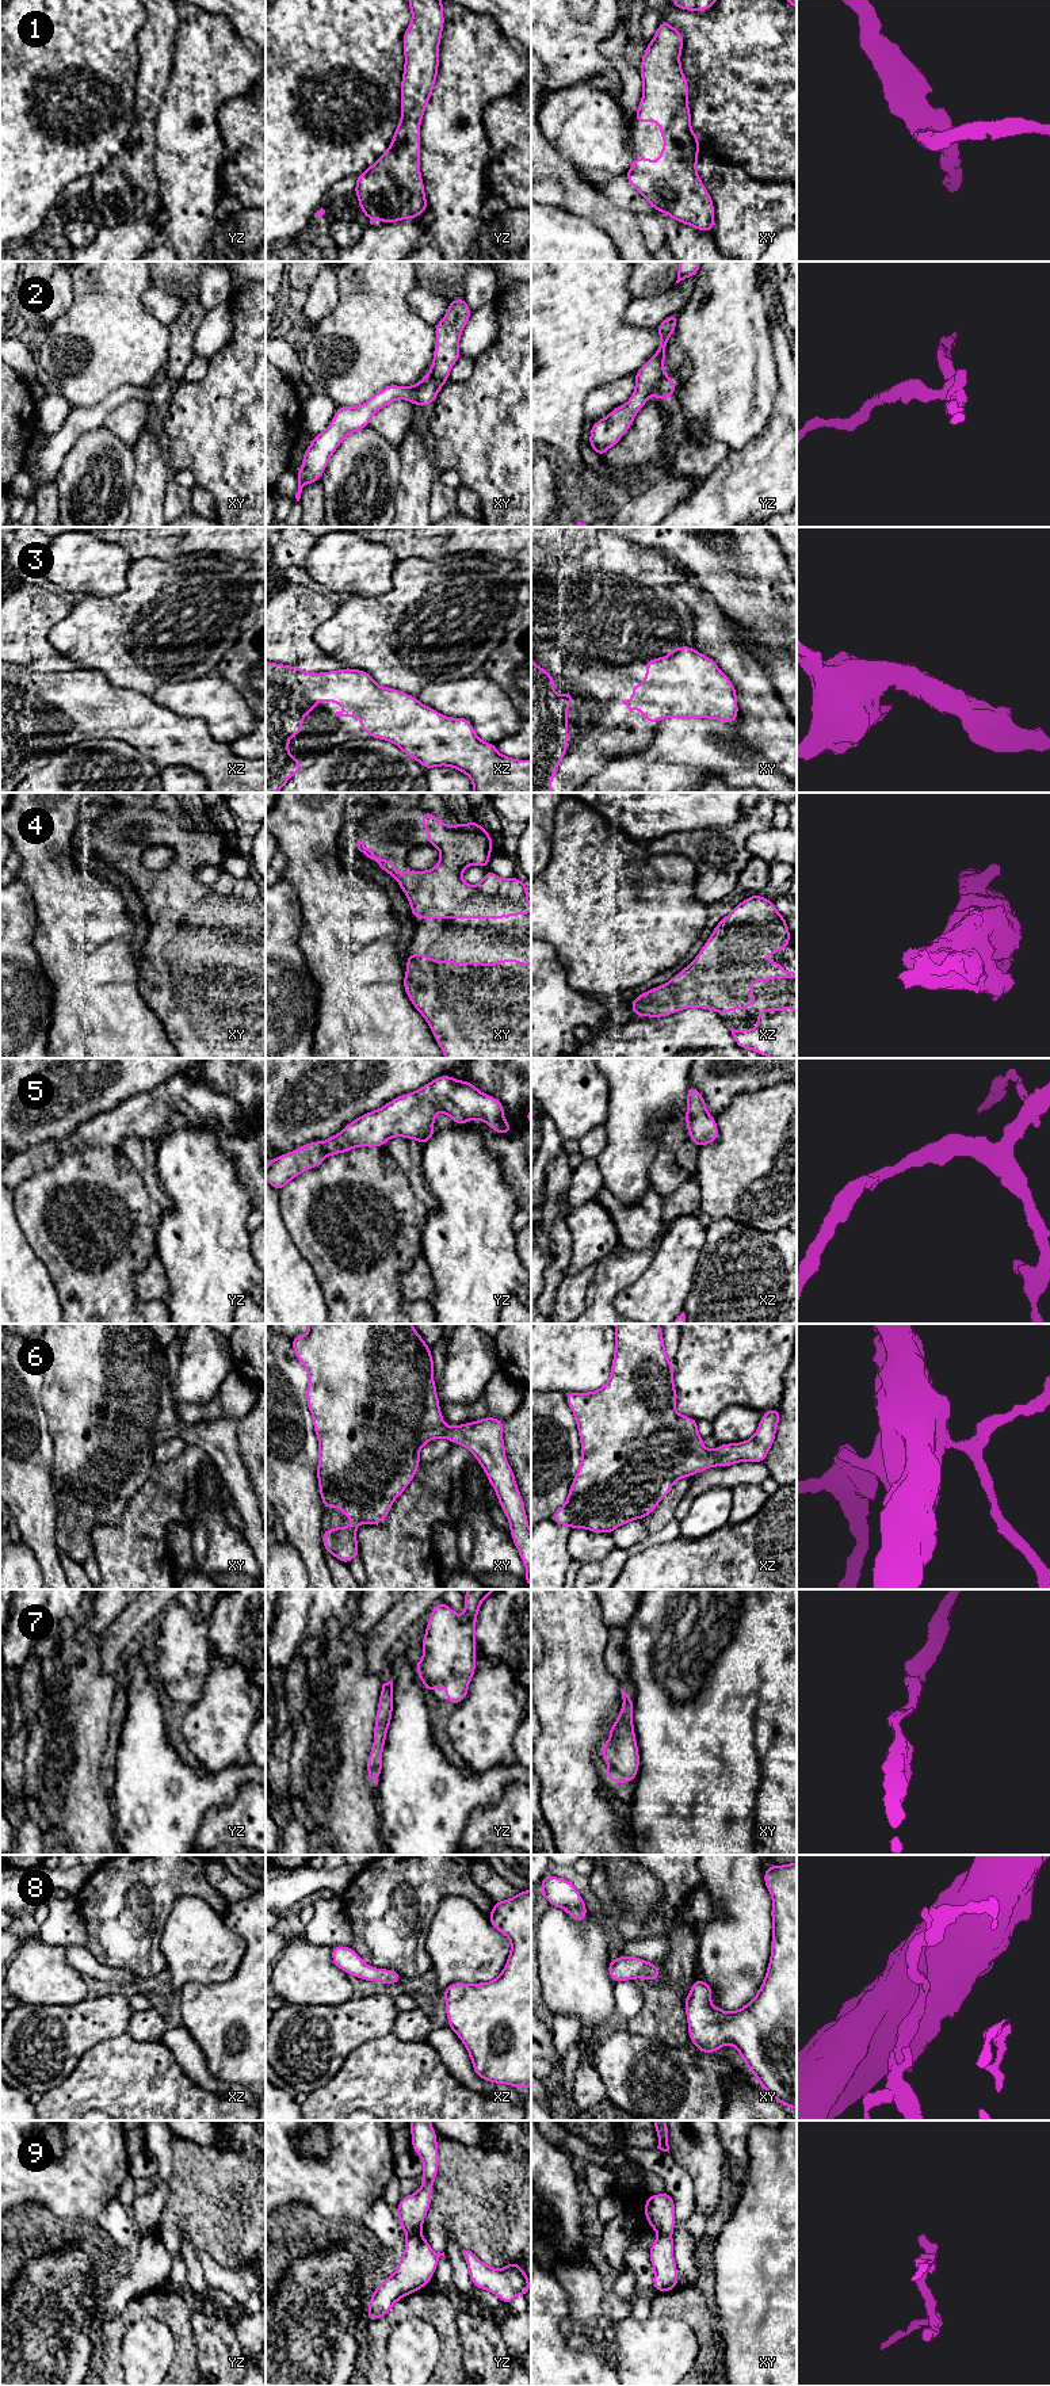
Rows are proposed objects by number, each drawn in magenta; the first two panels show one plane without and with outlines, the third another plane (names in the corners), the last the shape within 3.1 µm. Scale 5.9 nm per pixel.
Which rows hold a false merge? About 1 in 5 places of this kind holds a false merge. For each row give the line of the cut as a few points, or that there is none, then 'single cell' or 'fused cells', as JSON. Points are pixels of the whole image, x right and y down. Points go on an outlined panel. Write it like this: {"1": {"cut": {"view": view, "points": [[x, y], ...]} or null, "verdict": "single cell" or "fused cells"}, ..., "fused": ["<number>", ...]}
{"1": {"cut": null, "verdict": "single cell"}, "2": {"cut": {"view": "yz", "points": [[664, 374], [652, 392]]}, "verdict": "fused cells"}, "3": {"cut": null, "verdict": "single cell"}, "4": {"cut": null, "verdict": "single cell"}, "5": {"cut": null, "verdict": "single cell"}, "6": {"cut": null, "verdict": "single cell"}, "7": {"cut": null, "verdict": "single cell"}, "8": {"cut": null, "verdict": "single cell"}, "9": {"cut": {"view": "yz", "points": [[420, 2232], [408, 2236]]}, "verdict": "fused cells"}, "fused": ["2", "9"]}

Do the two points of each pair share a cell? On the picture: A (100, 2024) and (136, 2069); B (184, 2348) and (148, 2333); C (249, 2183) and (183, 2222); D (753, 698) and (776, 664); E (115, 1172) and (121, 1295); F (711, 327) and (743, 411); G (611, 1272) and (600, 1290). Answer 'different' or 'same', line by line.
A: different
B: different
C: same
D: different
E: same
F: same
G: same

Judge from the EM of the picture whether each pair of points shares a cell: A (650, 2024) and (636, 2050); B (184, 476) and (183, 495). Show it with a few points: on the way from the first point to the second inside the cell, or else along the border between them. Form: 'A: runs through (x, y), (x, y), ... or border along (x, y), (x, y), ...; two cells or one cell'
A: border along (626, 2030), (661, 2041), (674, 2047); two cells
B: border along (171, 477), (190, 491); two cells

